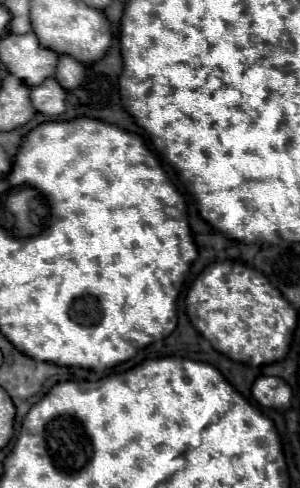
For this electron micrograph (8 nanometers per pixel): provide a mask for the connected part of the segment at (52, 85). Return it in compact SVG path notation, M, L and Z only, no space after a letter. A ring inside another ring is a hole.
M50 78L30 90L30 100L38 112L48 116L60 116L64 112L66 90L54 78Z

